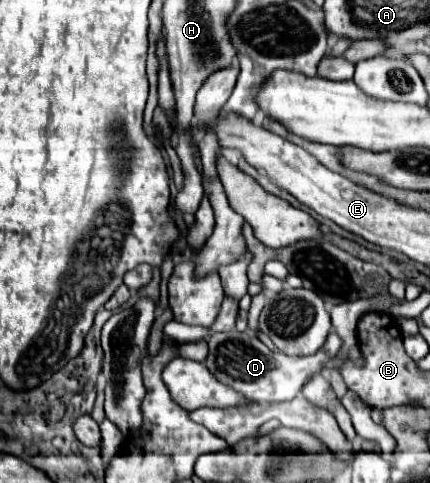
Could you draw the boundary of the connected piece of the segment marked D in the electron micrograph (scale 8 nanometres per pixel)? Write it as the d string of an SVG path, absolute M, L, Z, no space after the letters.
M332 330L324 342L324 346L312 354L312 356L286 356L286 354L274 354L270 352L258 338L250 336L248 332L220 332L212 334L208 338L208 356L204 360L206 368L218 382L234 388L238 394L242 394L250 402L288 402L294 396L298 396L304 382L322 370L322 366L338 354L342 348L342 338Z

